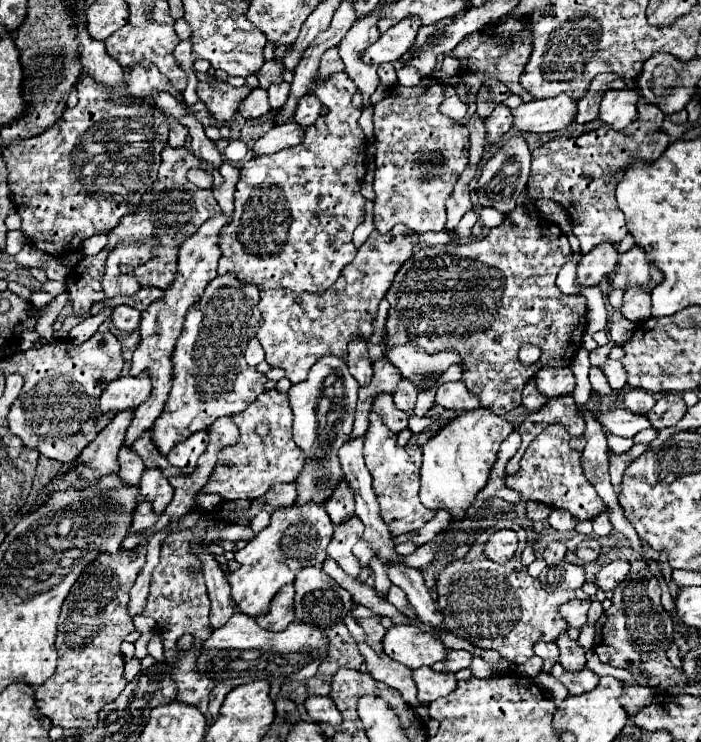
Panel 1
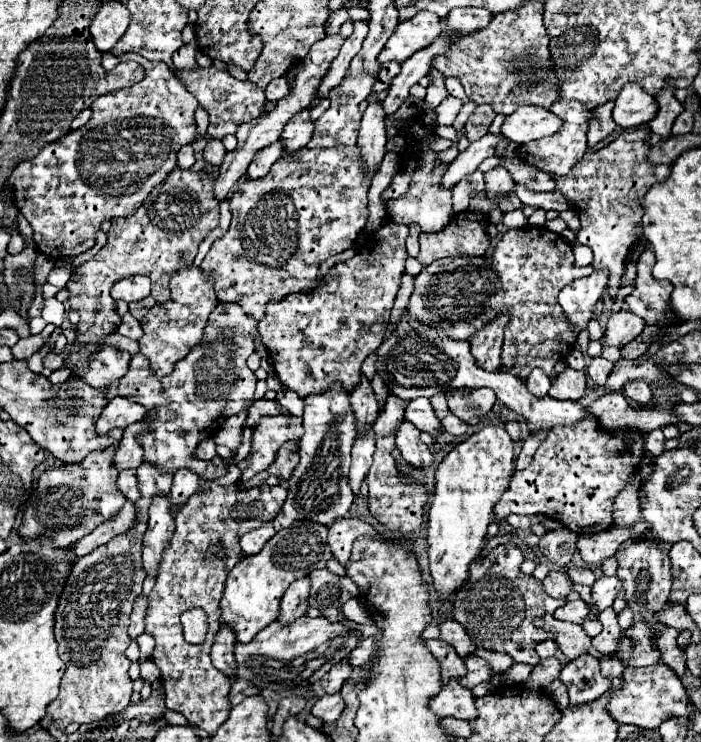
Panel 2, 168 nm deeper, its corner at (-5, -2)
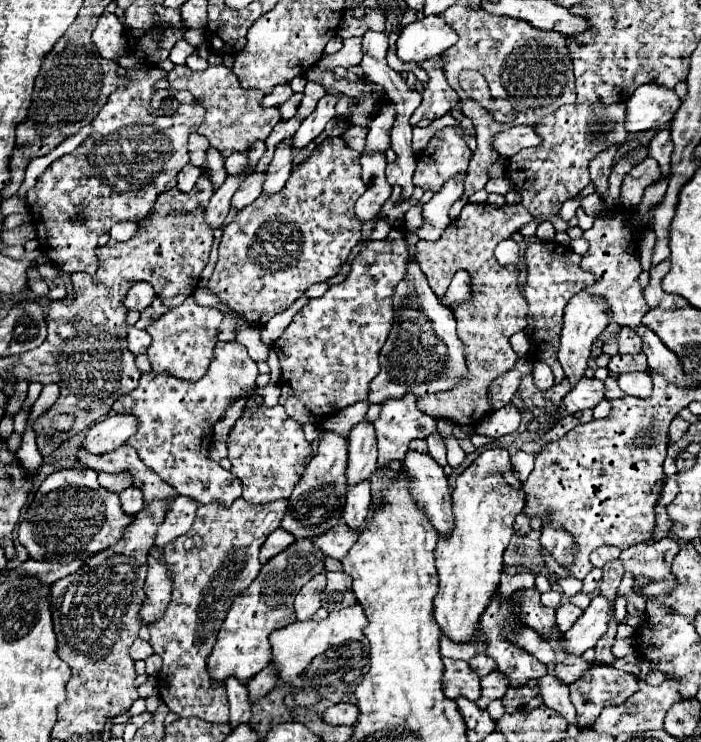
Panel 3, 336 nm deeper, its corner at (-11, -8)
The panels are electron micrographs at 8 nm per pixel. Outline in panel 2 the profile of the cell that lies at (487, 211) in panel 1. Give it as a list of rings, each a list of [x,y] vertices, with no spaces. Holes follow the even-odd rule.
[[[517,209],[517,211],[503,213],[501,223],[503,223],[507,229],[513,229],[513,227],[525,227],[525,225],[527,225],[527,217],[523,215],[521,209]]]

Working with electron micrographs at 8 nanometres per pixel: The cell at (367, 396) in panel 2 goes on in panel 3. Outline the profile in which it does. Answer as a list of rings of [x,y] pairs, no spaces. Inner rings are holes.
[[[361,421],[349,433],[347,485],[357,485],[359,481],[369,481],[375,471],[377,471],[375,429],[371,423]]]

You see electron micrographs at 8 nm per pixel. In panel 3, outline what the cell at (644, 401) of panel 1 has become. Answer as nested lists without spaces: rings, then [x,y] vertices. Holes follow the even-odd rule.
[[[623,373],[617,377],[619,389],[633,397],[651,397],[651,375],[649,373]]]

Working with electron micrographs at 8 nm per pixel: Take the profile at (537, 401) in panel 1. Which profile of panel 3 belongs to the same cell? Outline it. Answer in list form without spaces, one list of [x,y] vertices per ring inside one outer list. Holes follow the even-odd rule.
[[[543,361],[535,363],[531,375],[533,375],[533,379],[535,379],[535,387],[537,387],[537,389],[547,391],[547,389],[553,387],[553,373],[551,373],[551,367],[549,367],[547,363],[543,363]]]

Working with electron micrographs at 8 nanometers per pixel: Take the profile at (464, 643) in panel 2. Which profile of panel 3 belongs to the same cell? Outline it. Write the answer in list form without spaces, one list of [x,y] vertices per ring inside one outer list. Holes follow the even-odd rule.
[[[477,655],[477,657],[473,657],[473,659],[469,661],[469,665],[471,665],[471,669],[473,669],[479,677],[483,677],[483,675],[487,675],[487,673],[497,671],[495,661],[493,661],[491,657],[487,657],[487,655]]]

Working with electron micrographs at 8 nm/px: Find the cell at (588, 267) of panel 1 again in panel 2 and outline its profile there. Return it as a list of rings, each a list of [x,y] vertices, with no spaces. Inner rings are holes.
[[[593,269],[589,277],[575,279],[559,293],[559,305],[563,307],[567,319],[577,327],[583,329],[591,317],[593,305],[603,297],[603,291],[609,283],[609,271]]]

